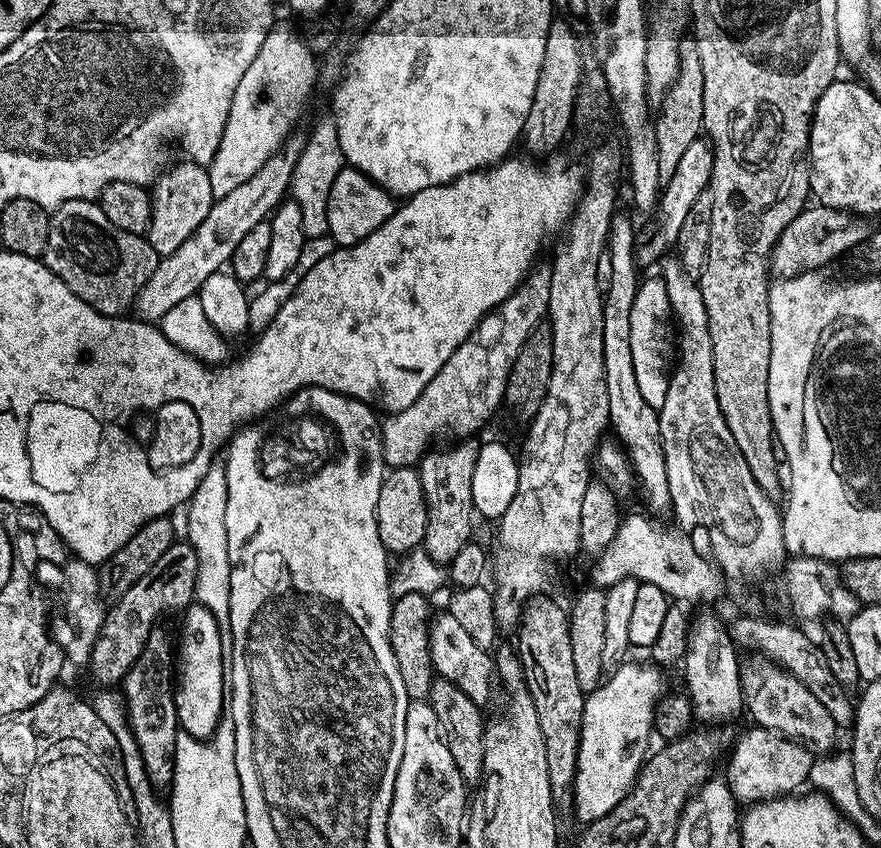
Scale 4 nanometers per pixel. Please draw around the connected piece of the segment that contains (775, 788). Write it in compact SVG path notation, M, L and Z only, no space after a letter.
M752 726L749 729L737 742L726 773L728 785L741 805L751 806L761 800L775 800L777 796L795 793L800 790L796 788L808 784L814 753L807 744L791 740L781 732L771 732L768 728Z

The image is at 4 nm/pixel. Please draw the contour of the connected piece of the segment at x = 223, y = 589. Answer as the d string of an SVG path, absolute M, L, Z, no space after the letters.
M214 462L206 478L198 482L198 490L194 490L186 505L187 512L186 540L198 556L195 603L210 610L221 626L227 625L230 618L230 550L226 542L226 470L223 463Z

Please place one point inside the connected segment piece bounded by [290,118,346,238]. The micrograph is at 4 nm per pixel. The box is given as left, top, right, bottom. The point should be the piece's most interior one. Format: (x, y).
(321, 161)

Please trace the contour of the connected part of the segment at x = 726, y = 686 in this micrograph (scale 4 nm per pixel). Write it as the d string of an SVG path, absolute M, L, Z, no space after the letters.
M704 612L701 616L697 615L692 621L690 630L690 642L688 652L683 658L682 669L684 668L684 680L686 691L692 700L692 711L697 721L703 722L708 726L716 726L720 720L732 720L745 707L744 685L742 683L742 660L736 657L738 653L737 645L732 642L732 634L727 623L723 624L712 612Z

